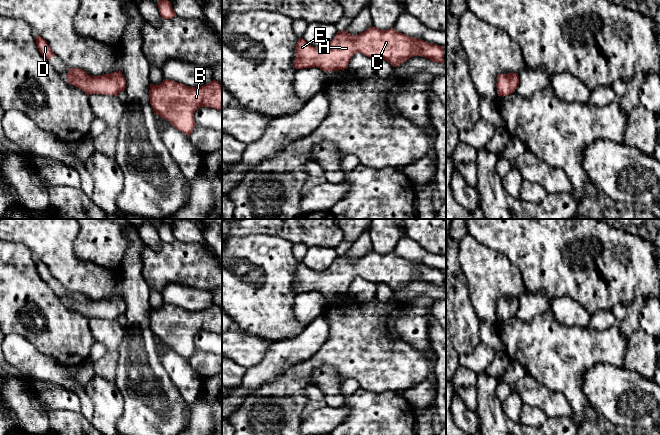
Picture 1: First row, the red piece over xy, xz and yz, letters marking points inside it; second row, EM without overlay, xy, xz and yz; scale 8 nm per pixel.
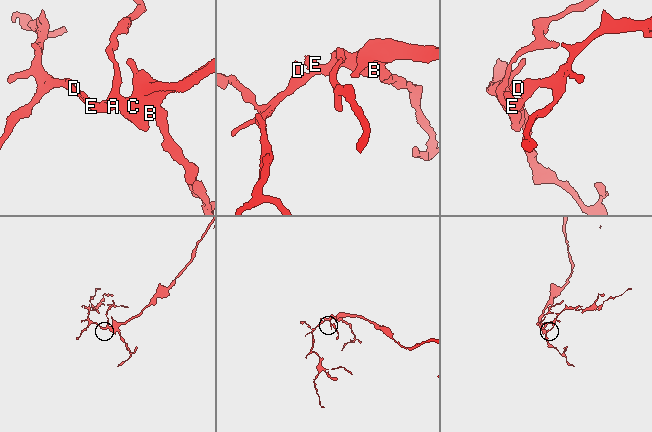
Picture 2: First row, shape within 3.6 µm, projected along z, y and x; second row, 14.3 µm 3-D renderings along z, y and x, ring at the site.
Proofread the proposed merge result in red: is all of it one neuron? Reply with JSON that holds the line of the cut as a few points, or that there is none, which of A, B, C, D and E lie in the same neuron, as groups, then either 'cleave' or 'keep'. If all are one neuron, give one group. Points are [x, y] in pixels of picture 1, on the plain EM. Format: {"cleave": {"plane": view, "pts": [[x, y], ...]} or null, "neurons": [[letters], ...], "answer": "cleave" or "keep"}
{"cleave": null, "neurons": [["A", "B", "C", "D", "E"]], "answer": "keep"}

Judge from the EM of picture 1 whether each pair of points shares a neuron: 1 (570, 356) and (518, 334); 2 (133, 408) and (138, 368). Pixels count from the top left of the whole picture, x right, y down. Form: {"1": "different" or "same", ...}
{"1": "same", "2": "same"}

